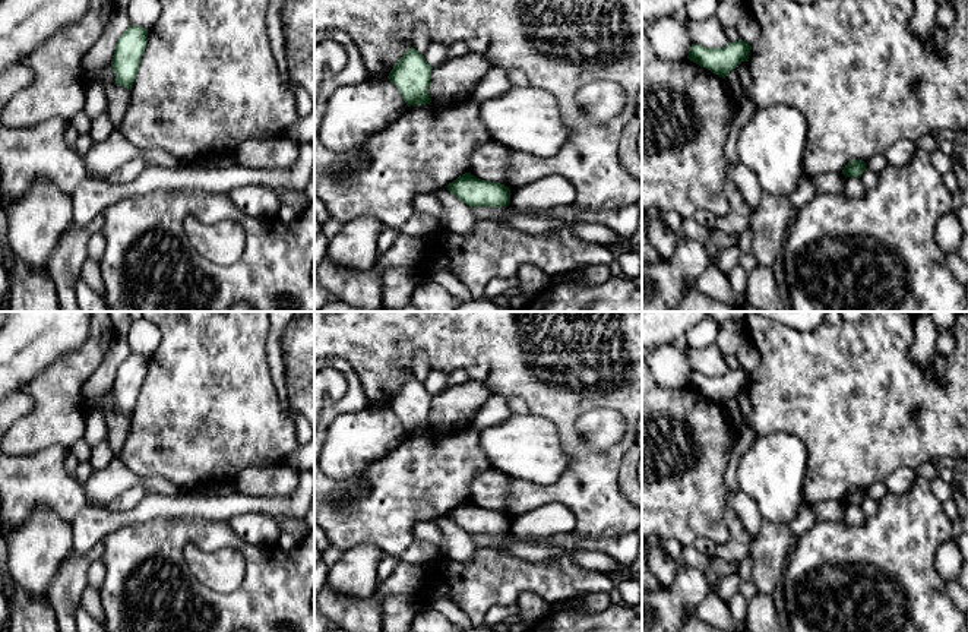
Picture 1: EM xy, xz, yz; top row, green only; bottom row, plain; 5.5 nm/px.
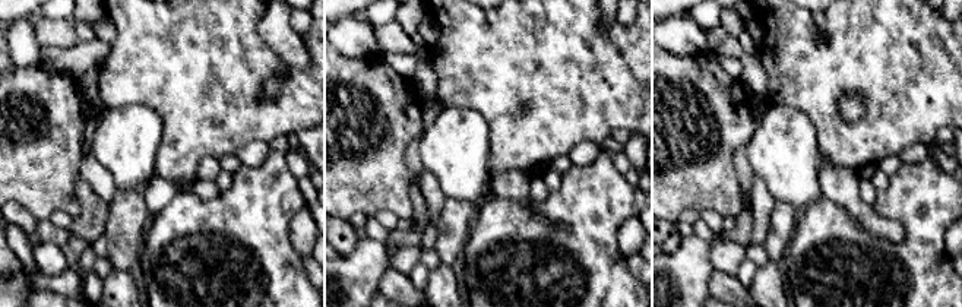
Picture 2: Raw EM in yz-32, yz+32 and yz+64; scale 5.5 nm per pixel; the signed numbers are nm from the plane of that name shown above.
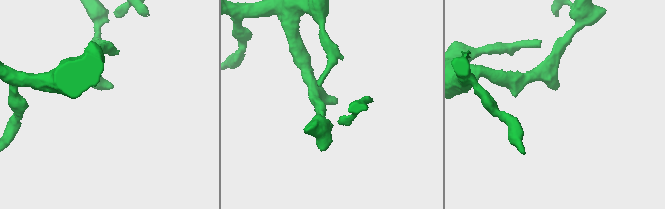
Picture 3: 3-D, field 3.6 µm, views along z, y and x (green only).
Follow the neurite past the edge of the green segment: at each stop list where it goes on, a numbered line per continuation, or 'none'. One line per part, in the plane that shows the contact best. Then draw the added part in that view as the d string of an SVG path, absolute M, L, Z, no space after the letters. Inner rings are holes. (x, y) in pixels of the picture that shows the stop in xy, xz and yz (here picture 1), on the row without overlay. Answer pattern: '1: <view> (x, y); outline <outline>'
none

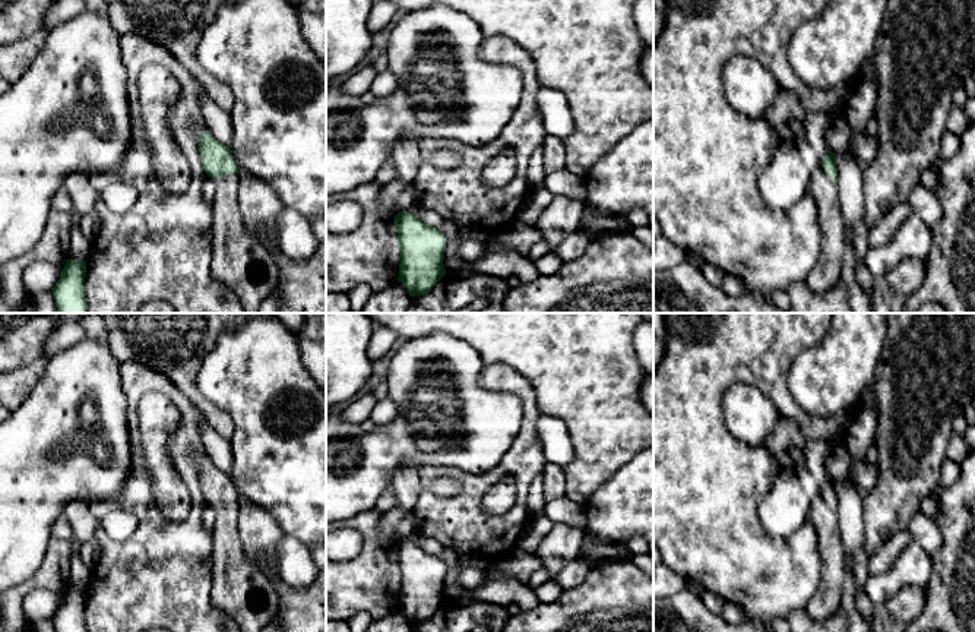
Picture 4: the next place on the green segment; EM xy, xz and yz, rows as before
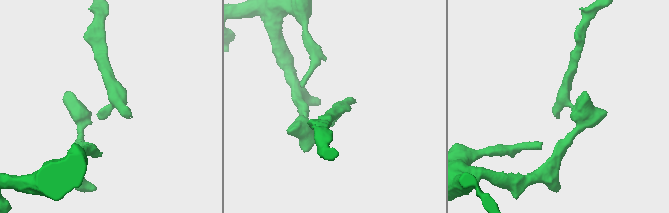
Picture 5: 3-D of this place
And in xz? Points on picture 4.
none

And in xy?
1: xy (240, 590); outline M241 500L213 505L212 604L228 614L241 632L262 632L279 609L270 581L247 557L237 530Z

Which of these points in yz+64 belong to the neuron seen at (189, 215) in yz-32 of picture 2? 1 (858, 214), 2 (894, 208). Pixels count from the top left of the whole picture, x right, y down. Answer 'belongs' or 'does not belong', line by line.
1: does not belong
2: belongs

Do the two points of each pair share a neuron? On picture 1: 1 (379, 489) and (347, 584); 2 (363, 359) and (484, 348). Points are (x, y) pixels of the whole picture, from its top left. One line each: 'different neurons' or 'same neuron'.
1: different neurons
2: same neuron

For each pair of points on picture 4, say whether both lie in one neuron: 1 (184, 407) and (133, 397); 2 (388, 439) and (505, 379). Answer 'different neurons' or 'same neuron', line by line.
1: same neuron
2: different neurons

